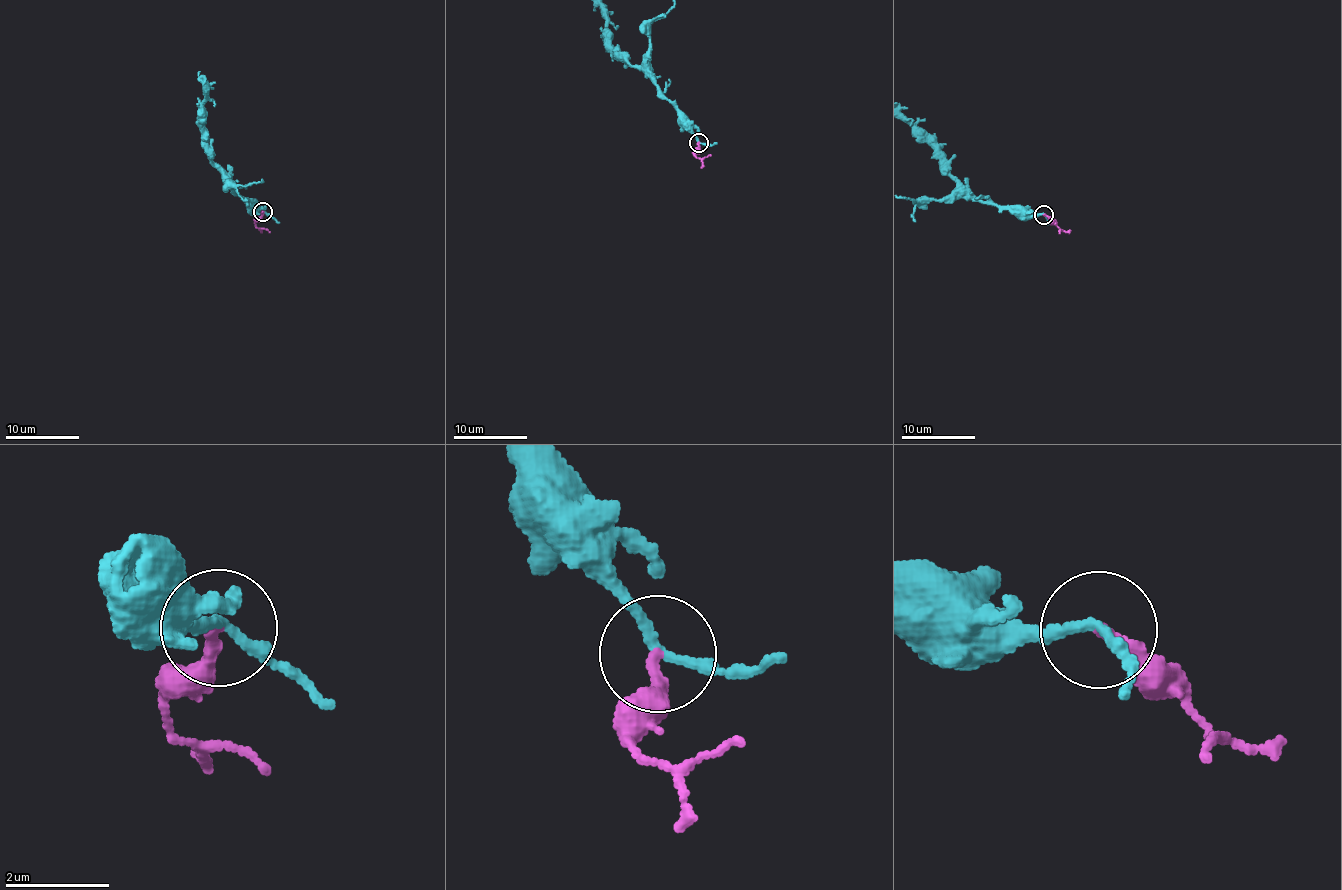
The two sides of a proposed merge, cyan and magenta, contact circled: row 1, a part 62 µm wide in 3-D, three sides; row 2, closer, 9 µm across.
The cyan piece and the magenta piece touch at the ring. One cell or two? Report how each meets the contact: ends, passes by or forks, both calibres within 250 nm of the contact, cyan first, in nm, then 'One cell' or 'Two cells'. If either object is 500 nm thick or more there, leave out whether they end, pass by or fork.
At the ring cyan passes by. At the ring magenta ends. Thickness 190 nm (cyan) against 240 nm. Two cells

